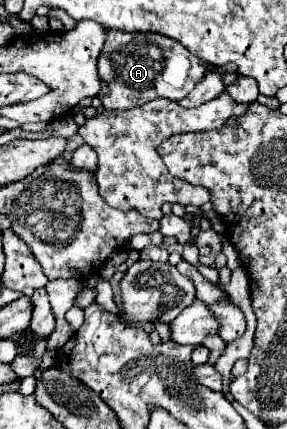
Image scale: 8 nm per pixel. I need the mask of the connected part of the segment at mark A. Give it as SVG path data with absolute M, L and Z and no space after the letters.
M107 31L105 45L97 59L97 73L101 79L99 97L105 109L125 111L157 97L171 101L183 99L207 73L209 65L185 51L181 43L157 33L125 33Z

